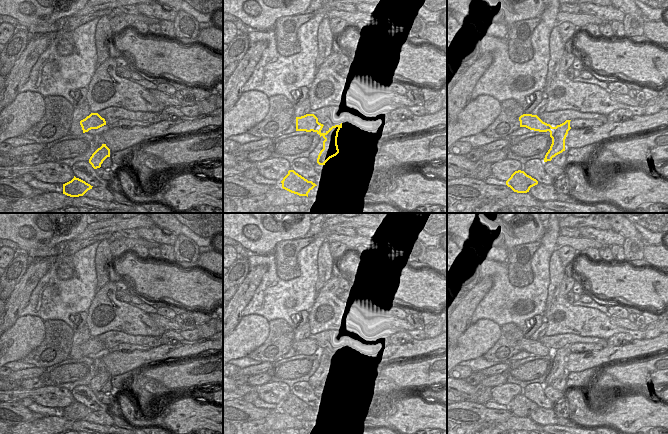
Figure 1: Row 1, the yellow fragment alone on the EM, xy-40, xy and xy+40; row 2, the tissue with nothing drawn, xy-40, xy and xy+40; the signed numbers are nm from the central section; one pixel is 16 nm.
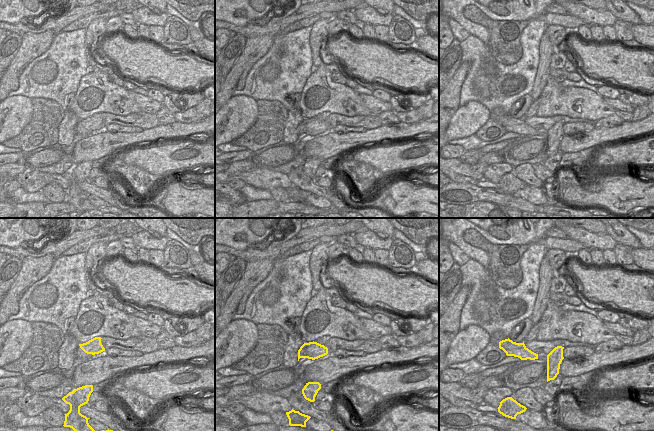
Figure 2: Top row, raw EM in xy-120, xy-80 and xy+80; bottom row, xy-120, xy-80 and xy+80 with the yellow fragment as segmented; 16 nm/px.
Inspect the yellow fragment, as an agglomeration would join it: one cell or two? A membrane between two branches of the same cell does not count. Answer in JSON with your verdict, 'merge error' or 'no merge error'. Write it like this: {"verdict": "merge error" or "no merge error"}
{"verdict": "merge error"}

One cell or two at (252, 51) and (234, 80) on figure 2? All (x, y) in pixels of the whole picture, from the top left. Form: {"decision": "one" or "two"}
{"decision": "one"}

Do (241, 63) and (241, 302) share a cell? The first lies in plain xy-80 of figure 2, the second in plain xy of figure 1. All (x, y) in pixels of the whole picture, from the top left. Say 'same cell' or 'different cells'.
same cell

